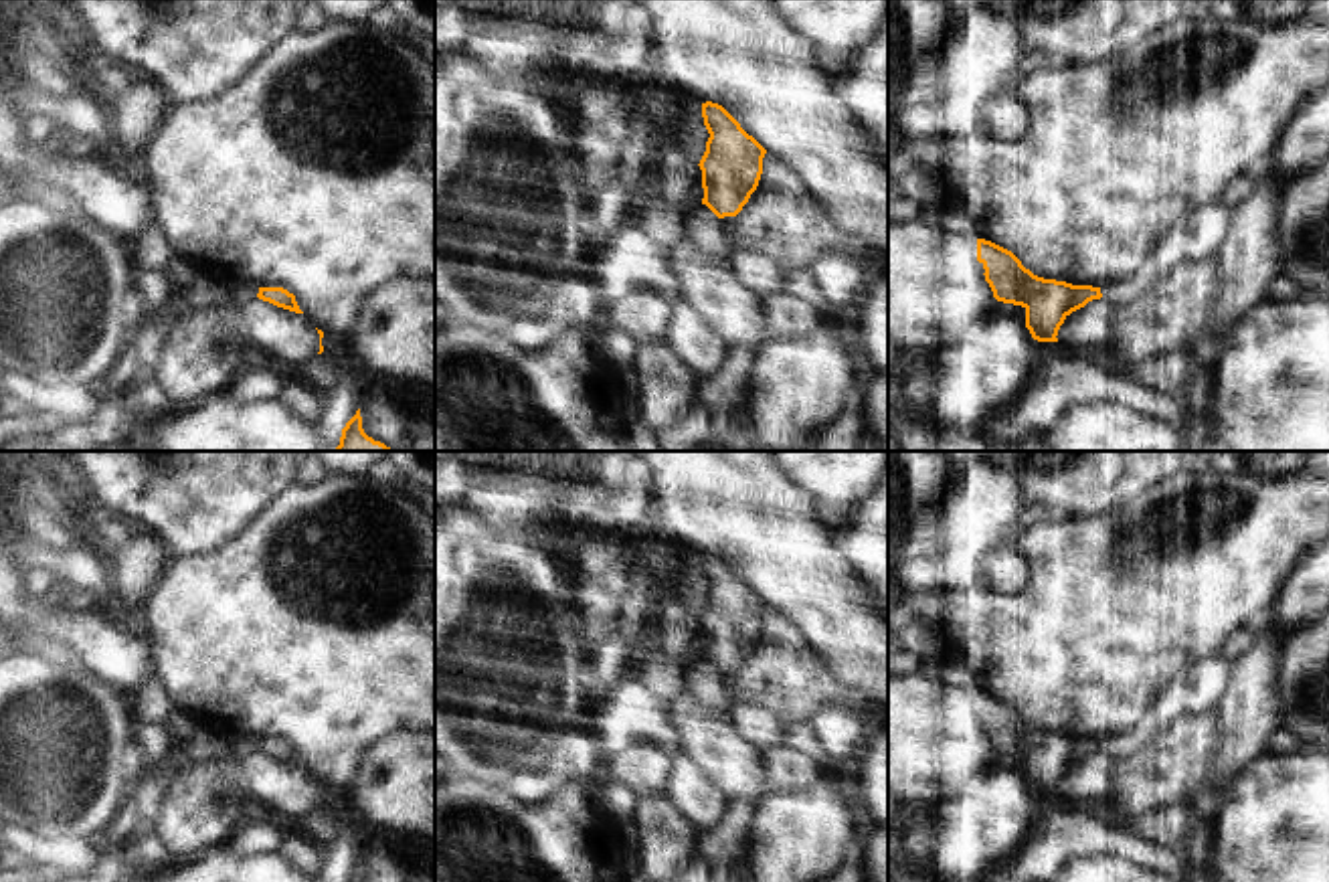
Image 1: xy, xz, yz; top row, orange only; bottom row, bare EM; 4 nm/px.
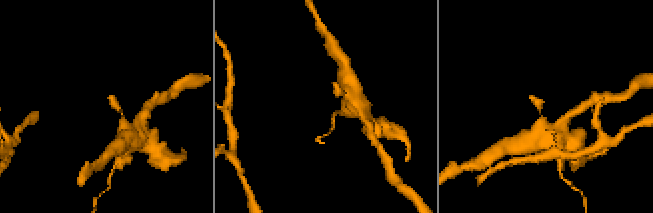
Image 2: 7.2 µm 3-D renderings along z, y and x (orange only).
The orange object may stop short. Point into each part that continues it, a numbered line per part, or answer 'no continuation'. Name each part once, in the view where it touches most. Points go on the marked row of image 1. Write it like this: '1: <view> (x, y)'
no continuation

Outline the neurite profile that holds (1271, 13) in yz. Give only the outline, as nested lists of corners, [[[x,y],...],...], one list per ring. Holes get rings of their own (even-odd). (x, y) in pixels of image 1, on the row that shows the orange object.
[[[1244,0],[1246,12],[1268,28],[1309,18],[1309,0]]]

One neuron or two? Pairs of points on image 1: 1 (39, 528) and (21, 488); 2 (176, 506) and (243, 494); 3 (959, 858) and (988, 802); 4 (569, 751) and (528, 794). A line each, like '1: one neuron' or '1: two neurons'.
1: one neuron
2: one neuron
3: one neuron
4: one neuron

